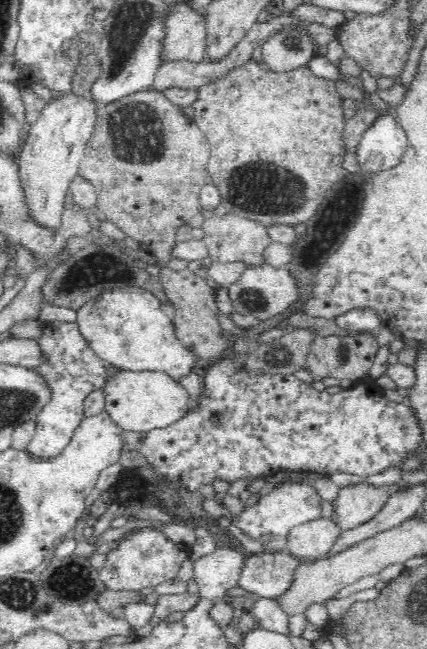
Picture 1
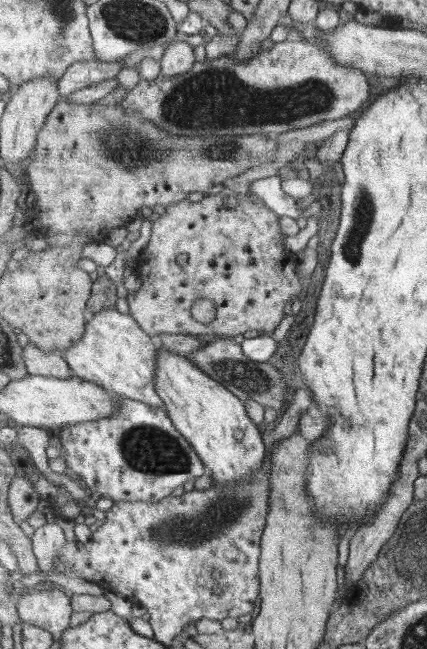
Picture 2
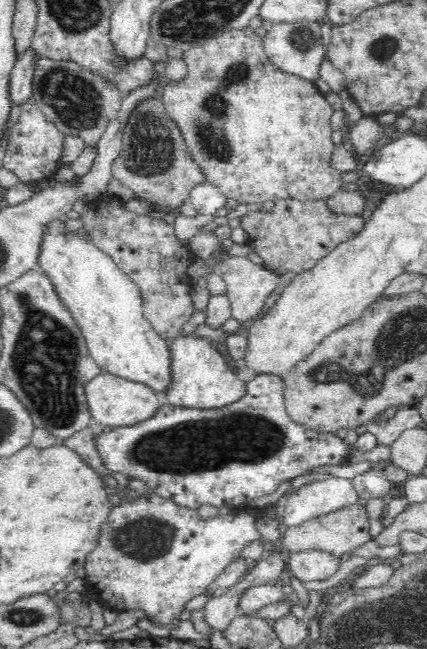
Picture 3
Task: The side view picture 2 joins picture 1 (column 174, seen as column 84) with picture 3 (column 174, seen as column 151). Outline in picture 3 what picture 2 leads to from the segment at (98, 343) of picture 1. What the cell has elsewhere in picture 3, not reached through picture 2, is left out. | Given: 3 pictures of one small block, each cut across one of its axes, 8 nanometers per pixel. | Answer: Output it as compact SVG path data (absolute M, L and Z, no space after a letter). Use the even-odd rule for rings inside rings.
M197 334L174 336L167 340L170 353L170 384L164 390L170 405L188 408L220 408L240 396L244 396L246 385L226 365L226 361L212 346L210 339Z

